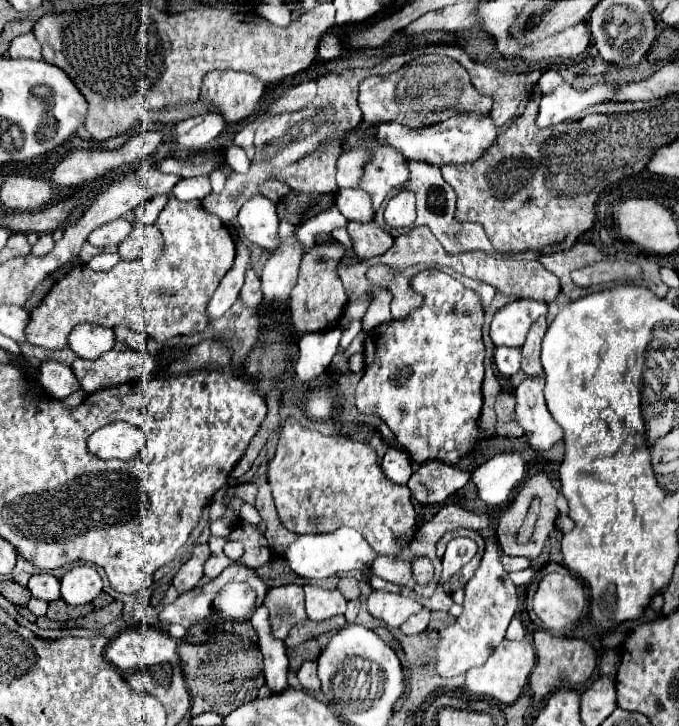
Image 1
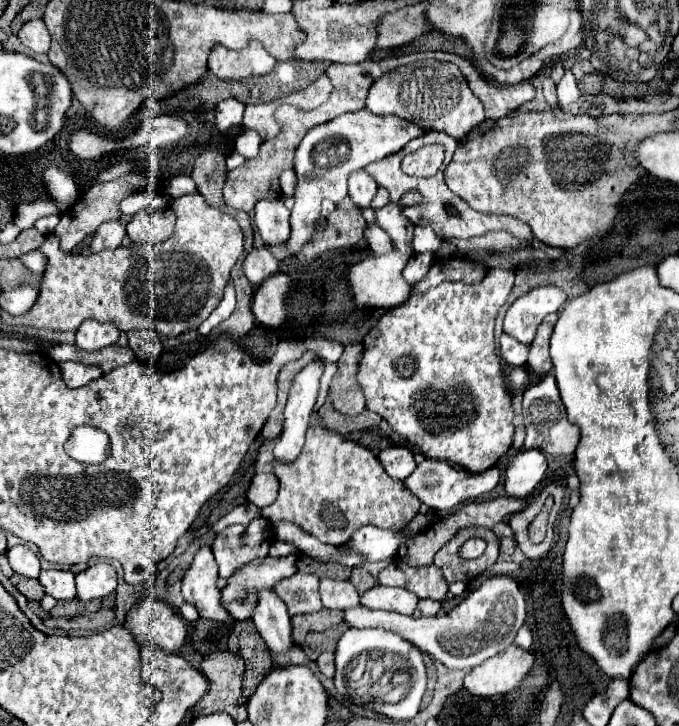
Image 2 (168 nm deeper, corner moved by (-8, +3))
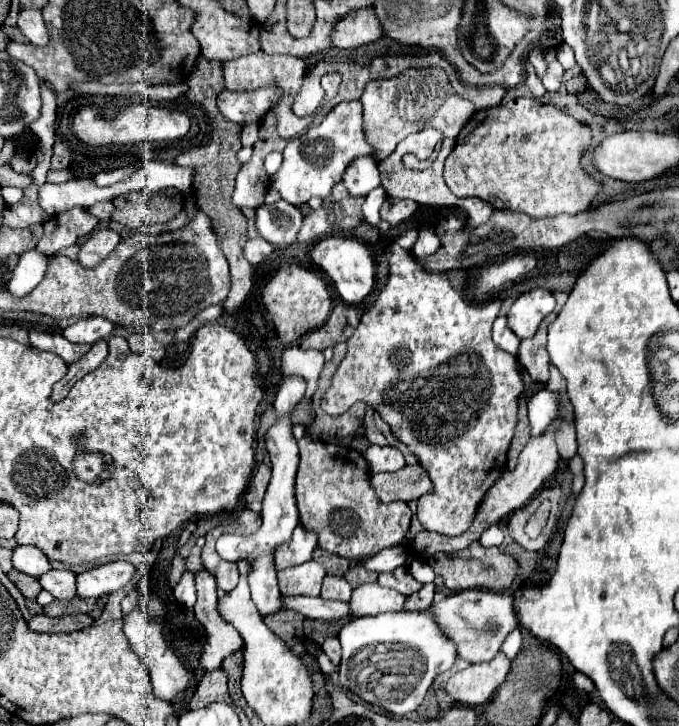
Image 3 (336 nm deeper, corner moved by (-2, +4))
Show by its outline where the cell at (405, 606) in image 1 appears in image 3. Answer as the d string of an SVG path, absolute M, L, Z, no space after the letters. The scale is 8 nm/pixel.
M364 583L354 589L350 599L350 609L354 615L378 615L386 611L402 611L406 597L398 591L386 589L378 583Z

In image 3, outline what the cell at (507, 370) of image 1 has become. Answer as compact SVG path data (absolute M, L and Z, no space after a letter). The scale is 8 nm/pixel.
M504 313L498 315L498 319L494 321L492 339L494 339L494 343L496 343L500 349L504 349L506 353L510 353L510 355L514 355L514 357L518 355L520 337L516 337L516 335L508 329L508 325L506 325L506 315L504 315Z

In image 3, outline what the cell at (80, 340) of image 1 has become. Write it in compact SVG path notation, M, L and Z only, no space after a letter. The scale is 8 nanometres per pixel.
M86 317L62 331L62 335L70 343L98 343L102 339L108 339L114 325L104 317Z

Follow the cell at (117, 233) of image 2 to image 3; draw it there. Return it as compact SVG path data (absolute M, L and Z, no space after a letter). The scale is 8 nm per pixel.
M100 229L98 233L94 233L82 247L78 253L78 261L84 267L96 267L120 241L120 235L112 229Z

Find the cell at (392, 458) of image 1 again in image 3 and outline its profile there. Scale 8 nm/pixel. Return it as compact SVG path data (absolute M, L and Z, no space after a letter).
M370 445L366 451L364 451L364 457L370 465L370 471L372 473L380 473L380 471L398 471L406 465L404 461L404 455L400 453L400 449L396 447L390 447L390 445Z

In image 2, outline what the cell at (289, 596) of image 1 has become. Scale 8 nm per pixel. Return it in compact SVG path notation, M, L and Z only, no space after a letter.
M296 572L294 576L280 580L274 588L278 596L286 602L290 616L296 616L296 614L318 612L322 608L320 594L318 594L318 582L320 578L316 574Z

